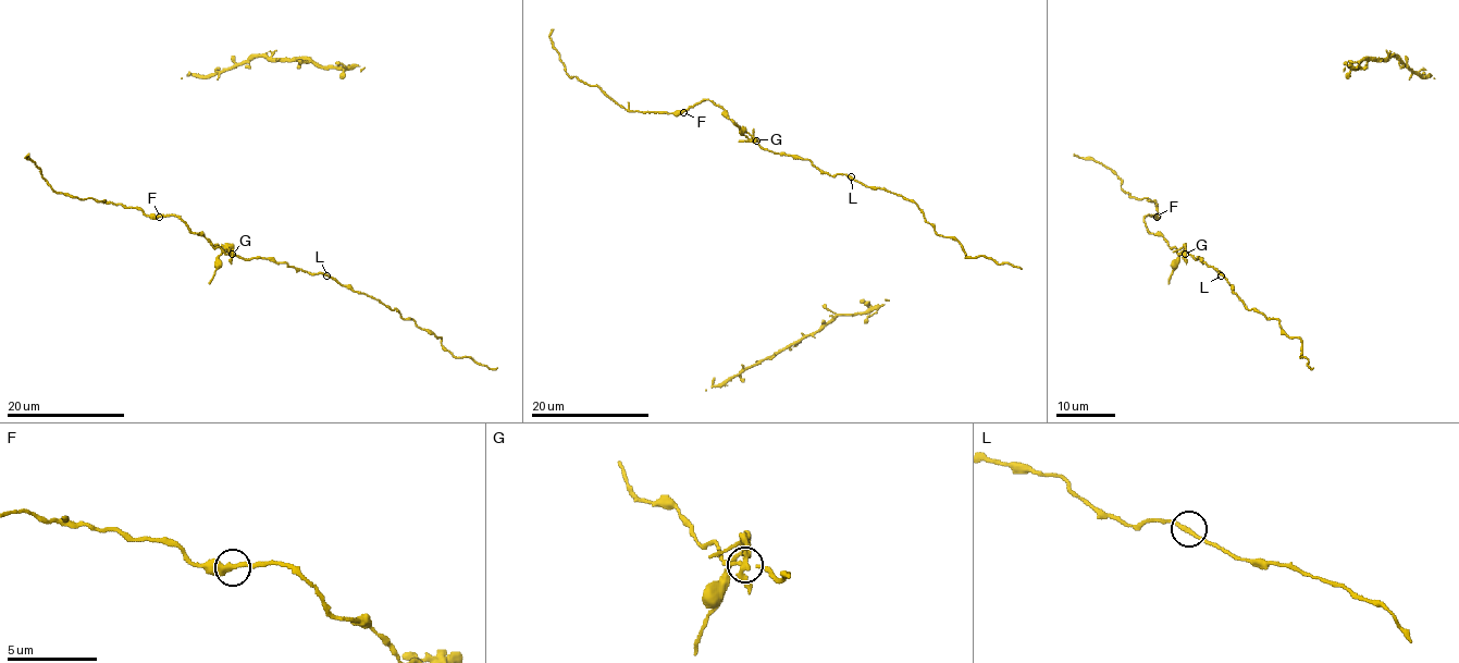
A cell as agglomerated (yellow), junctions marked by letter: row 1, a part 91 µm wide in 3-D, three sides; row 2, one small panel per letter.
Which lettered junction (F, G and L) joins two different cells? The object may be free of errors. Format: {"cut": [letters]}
{"cut": ["G"]}

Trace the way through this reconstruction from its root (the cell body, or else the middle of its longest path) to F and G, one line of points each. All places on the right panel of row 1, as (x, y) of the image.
F: (1222, 273), (1199, 257), (1179, 255), (1161, 235), (1152, 234), (1145, 218), (1157, 217)
G: (1222, 273), (1199, 257), (1184, 255)

